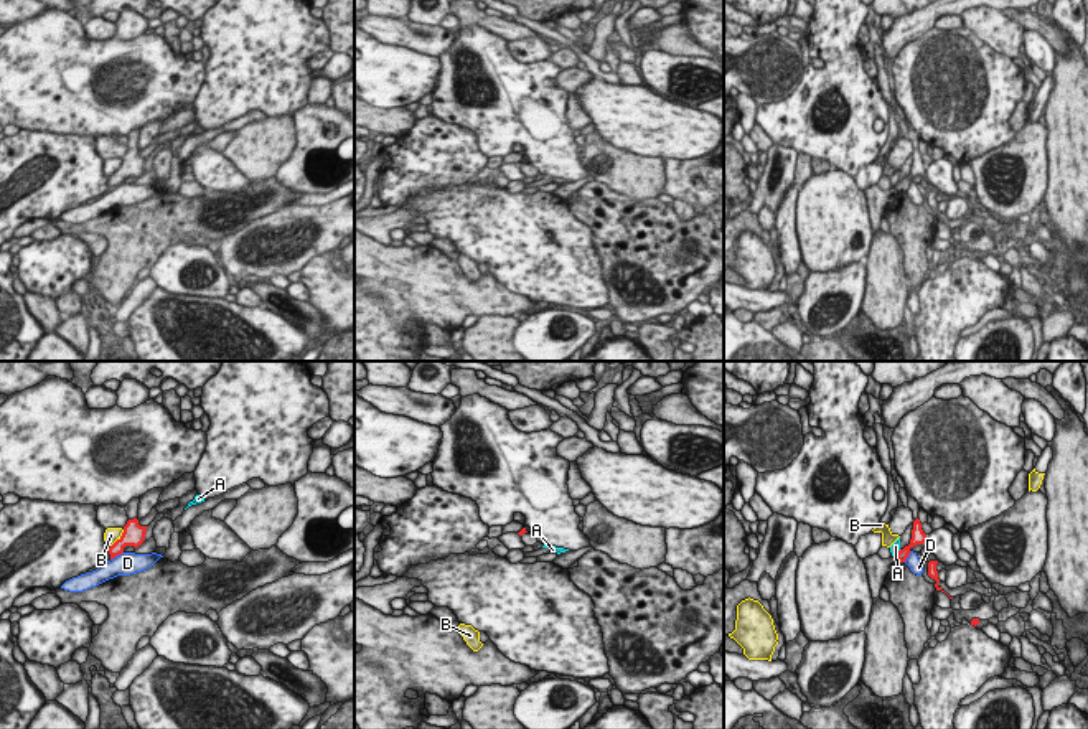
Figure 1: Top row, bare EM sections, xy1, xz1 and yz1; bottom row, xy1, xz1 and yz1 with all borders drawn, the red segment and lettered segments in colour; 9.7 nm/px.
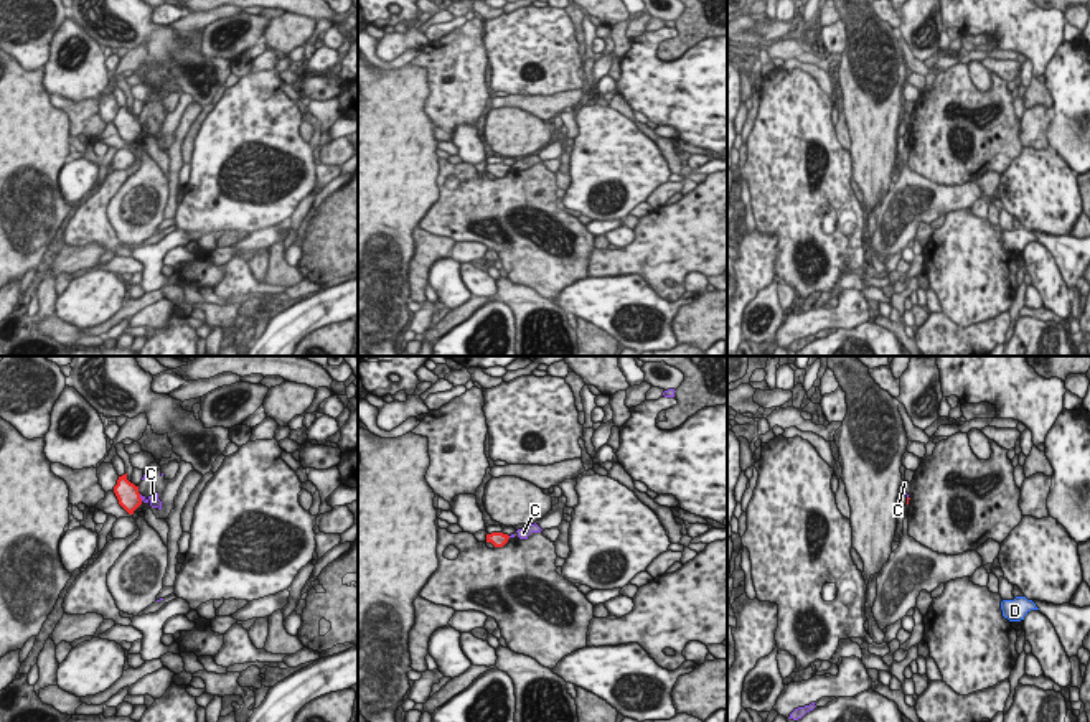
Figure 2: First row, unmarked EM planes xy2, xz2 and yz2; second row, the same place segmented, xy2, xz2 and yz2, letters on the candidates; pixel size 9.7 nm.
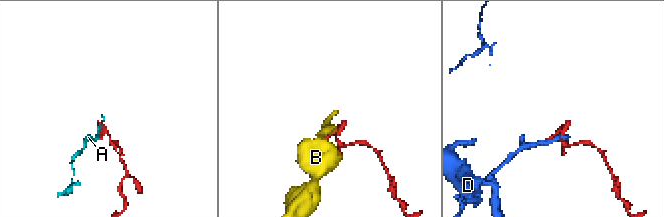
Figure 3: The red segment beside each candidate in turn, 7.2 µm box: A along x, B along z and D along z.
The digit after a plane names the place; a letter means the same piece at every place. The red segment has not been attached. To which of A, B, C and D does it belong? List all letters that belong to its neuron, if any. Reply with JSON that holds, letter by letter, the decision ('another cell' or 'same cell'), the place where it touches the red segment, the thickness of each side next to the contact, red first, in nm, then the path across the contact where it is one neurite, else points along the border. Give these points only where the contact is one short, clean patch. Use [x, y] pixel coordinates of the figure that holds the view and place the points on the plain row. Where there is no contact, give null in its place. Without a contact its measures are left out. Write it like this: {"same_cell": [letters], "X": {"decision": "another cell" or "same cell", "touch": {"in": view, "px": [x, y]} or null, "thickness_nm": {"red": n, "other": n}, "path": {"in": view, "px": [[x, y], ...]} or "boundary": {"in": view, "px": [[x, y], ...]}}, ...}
{"same_cell": [], "A": {"decision": "another cell", "touch": {"in": "yz1", "px": [899, 182]}, "thickness_nm": {"red": 140, "other": 90}}, "B": {"decision": "another cell", "touch": {"in": "xy1", "px": [121, 169]}, "thickness_nm": {"red": 220, "other": 140}, "boundary": {"in": "xy1", "px": [[124, 160], [111, 177]]}}, "C": {"decision": "another cell", "touch": {"in": "xy2", "px": [140, 129]}, "thickness_nm": {"red": 220, "other": 100}, "boundary": {"in": "xy2", "px": [[139, 126], [142, 131]]}}, "D": {"decision": "another cell", "touch": {"in": "xy1", "px": [116, 185]}, "thickness_nm": {"red": 200, "other": 220}}}

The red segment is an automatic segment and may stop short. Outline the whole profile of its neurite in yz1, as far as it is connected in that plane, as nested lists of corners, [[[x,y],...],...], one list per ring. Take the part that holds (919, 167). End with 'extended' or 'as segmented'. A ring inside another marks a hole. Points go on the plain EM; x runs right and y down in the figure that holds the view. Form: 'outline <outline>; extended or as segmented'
outline [[[907,122],[908,127],[908,139],[913,142],[913,158],[912,158],[912,170],[910,175],[905,176],[903,180],[900,180],[895,186],[900,193],[905,193],[908,185],[912,183],[910,180],[917,175],[923,175],[926,172],[926,165],[922,160],[922,153],[918,150],[918,142],[920,142],[920,135],[915,129],[912,129]]]; extended

